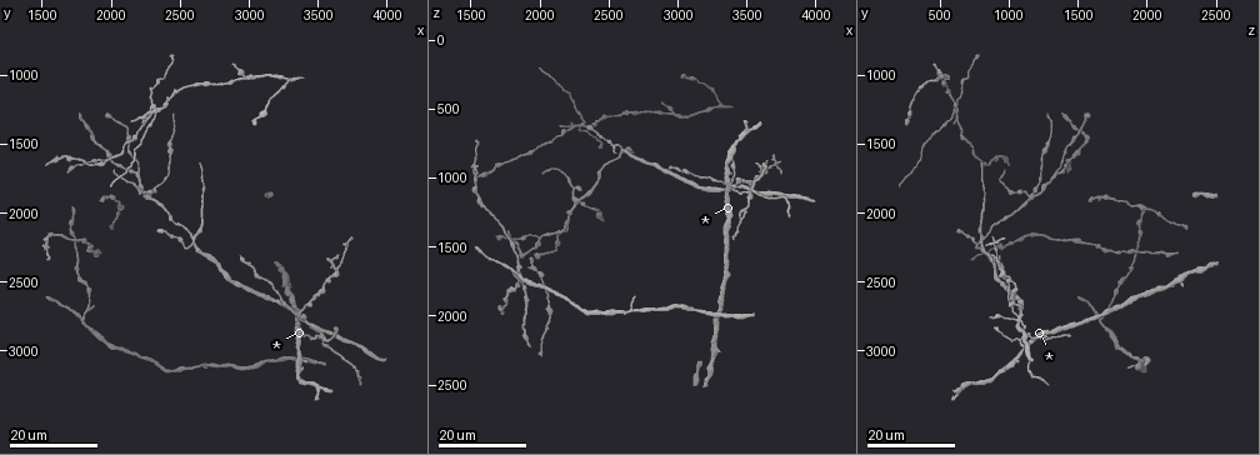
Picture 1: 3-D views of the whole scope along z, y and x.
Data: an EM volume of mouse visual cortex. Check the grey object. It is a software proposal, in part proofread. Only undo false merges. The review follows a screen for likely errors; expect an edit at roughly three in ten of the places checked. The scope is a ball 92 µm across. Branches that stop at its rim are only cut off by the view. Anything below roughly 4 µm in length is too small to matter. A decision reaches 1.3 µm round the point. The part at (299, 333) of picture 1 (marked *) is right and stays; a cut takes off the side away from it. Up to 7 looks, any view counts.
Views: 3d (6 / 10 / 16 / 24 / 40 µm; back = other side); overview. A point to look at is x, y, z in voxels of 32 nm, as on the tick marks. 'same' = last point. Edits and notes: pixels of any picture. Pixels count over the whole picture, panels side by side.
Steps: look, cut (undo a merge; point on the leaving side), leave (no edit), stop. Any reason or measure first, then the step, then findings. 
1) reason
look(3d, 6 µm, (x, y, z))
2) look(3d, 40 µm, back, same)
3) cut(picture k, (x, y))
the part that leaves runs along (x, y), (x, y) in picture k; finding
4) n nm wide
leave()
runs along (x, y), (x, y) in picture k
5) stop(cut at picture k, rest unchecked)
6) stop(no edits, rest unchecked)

small branch off a trunk
look(3d, 24 µm, (2600, 2220, 780))

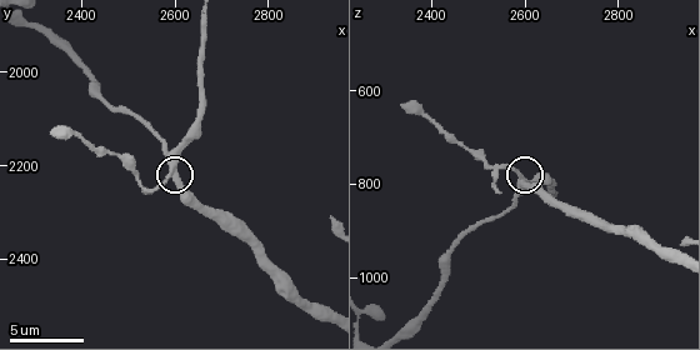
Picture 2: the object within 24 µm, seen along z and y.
zoom in
look(3d, 10 µm, (2590, 2215, 785))

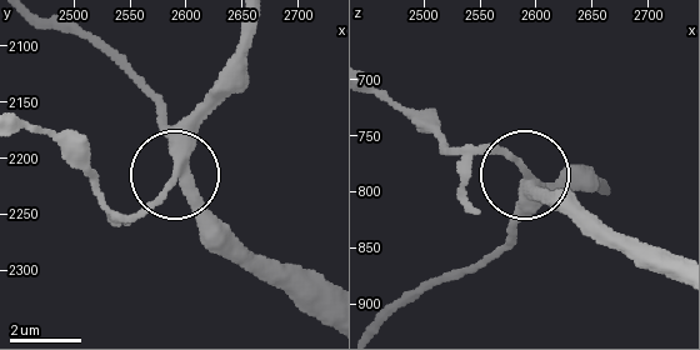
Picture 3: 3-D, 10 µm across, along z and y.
side arm 12 µm; 3 arms
leave()
one cell here

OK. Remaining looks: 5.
three arms meet
look(3d, 16 µm, (1980, 1600, 1440))

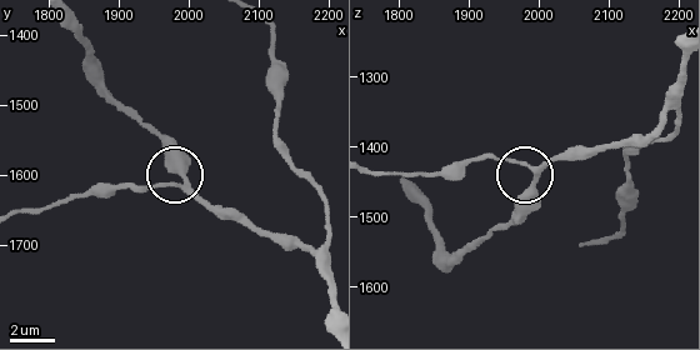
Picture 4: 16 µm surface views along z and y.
zoom in
look(3d, 10 µm, (2000, 1620, 1435))

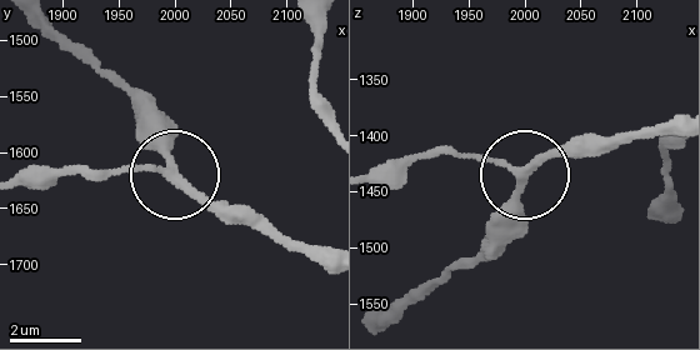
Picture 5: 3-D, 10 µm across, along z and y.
3 arms
leave()
runs along (676, 116), (560, 146), (525, 173), (429, 149) in picture 5; continuous, no second cell

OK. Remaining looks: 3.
two arms in line, one across
look(3d, 16 µm, (2160, 1720, 1340))

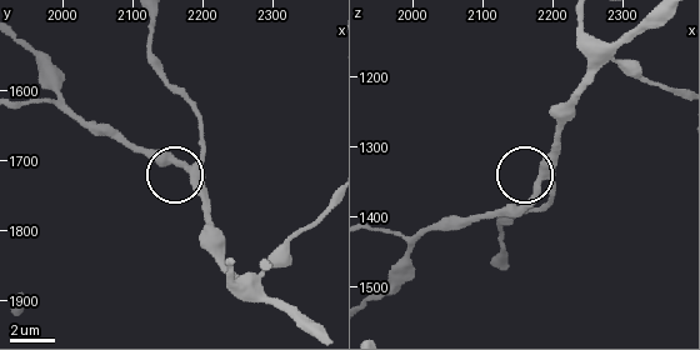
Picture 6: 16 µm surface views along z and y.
closer look
look(3d, 6 µm, (2180, 1710, 1350))

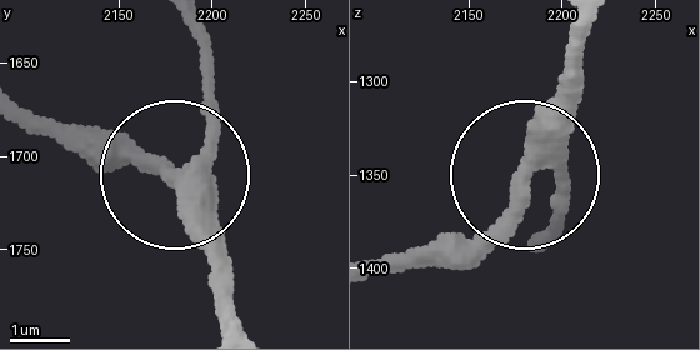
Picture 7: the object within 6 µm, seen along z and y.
side arm 20 µm; 3 arms
leave()
all the same cell

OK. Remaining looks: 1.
stop(no edits, rest unchecked)

